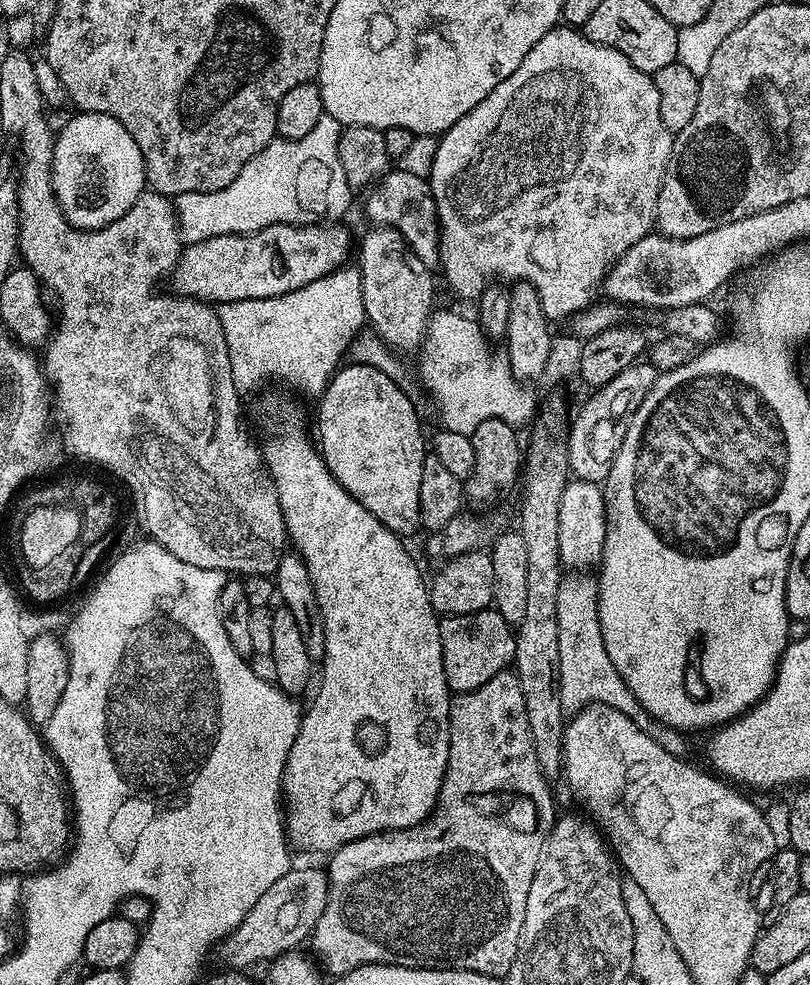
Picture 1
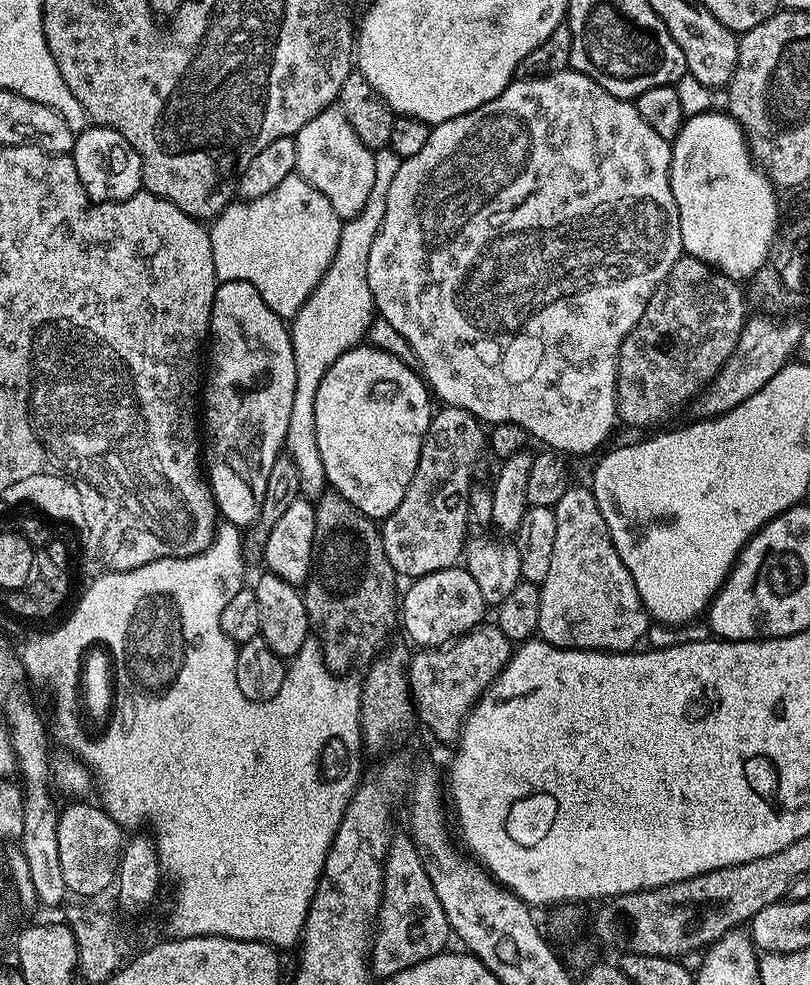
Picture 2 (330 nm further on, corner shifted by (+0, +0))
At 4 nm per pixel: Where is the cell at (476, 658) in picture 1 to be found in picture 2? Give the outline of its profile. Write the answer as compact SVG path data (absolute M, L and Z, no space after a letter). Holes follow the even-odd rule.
M457 566L438 570L434 574L415 577L408 589L402 592L402 628L404 632L413 640L414 643L420 644L421 649L438 648L445 644L452 643L459 636L465 636L471 628L476 627L485 619L484 611L486 605L482 598L482 590L478 590L478 582L468 573L467 568Z

